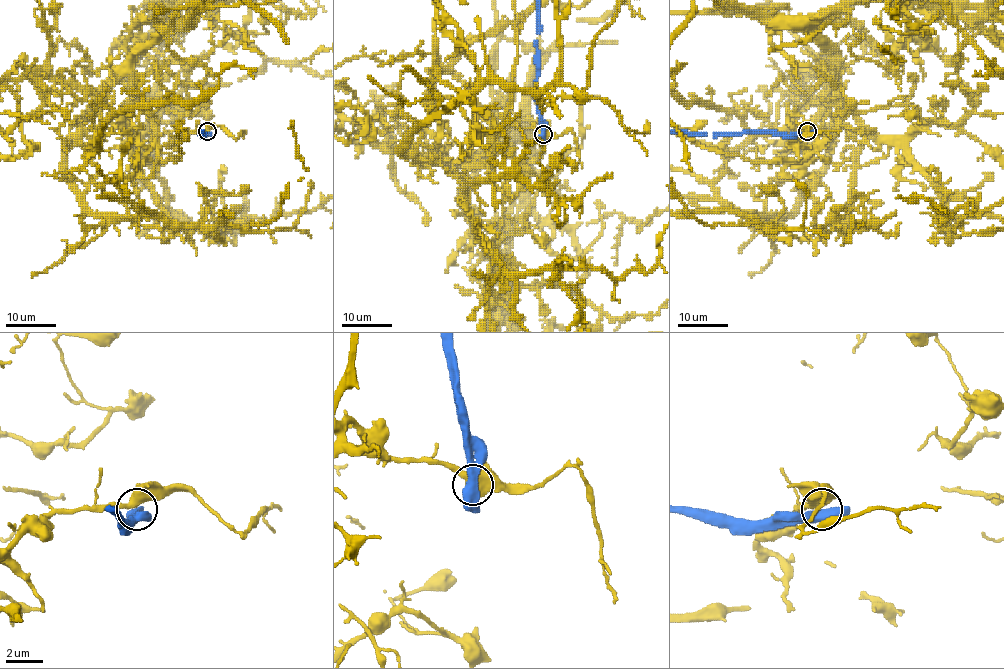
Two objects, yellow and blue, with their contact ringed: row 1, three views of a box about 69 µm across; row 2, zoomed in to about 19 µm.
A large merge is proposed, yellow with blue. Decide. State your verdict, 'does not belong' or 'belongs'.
does not belong

